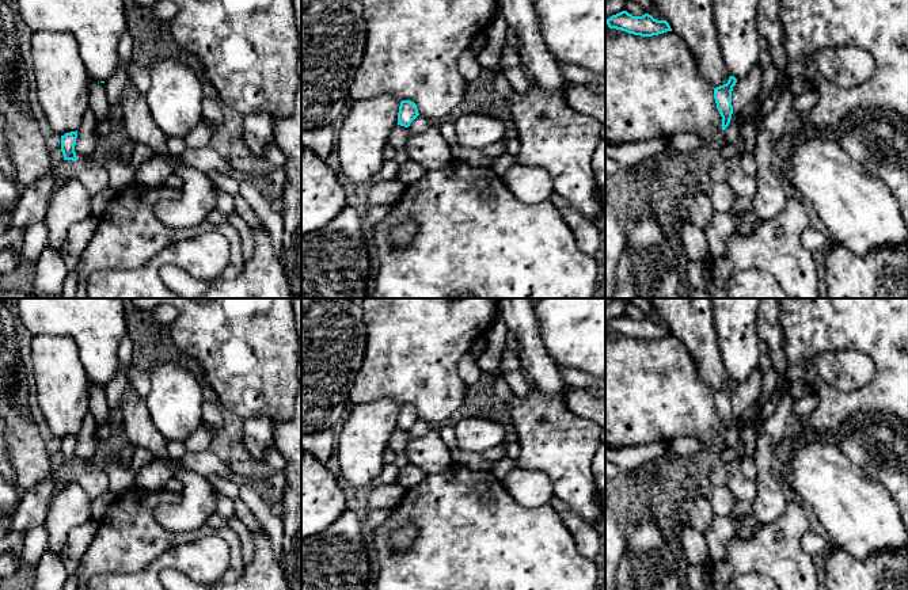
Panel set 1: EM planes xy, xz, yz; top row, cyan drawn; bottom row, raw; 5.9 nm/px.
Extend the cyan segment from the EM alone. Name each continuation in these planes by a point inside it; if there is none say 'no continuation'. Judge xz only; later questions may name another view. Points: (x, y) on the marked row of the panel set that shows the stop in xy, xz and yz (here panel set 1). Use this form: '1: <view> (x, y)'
no continuation

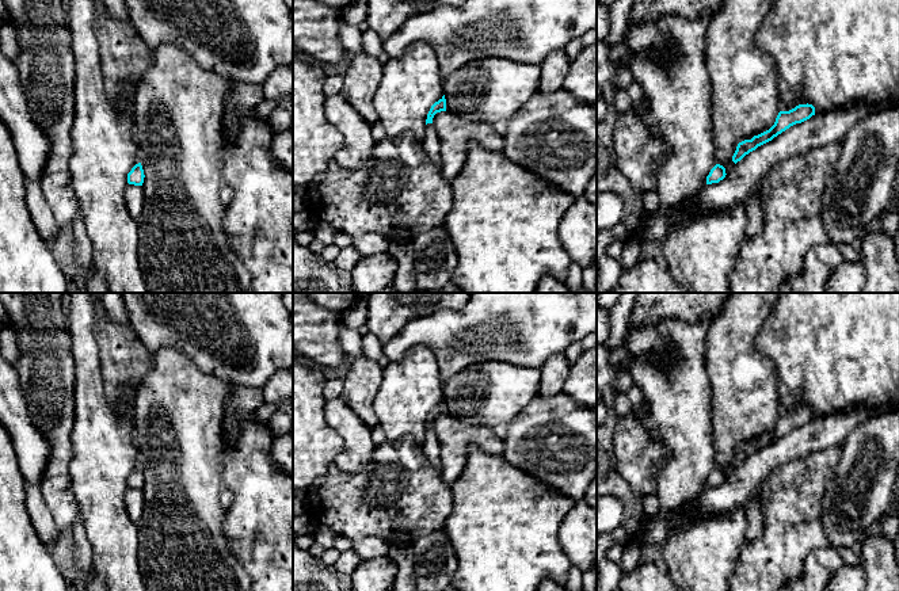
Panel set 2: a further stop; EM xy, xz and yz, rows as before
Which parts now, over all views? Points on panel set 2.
no continuation

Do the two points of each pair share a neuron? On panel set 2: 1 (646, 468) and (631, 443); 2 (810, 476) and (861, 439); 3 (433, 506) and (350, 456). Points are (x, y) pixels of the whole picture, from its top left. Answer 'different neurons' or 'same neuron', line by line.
1: same neuron
2: different neurons
3: different neurons

